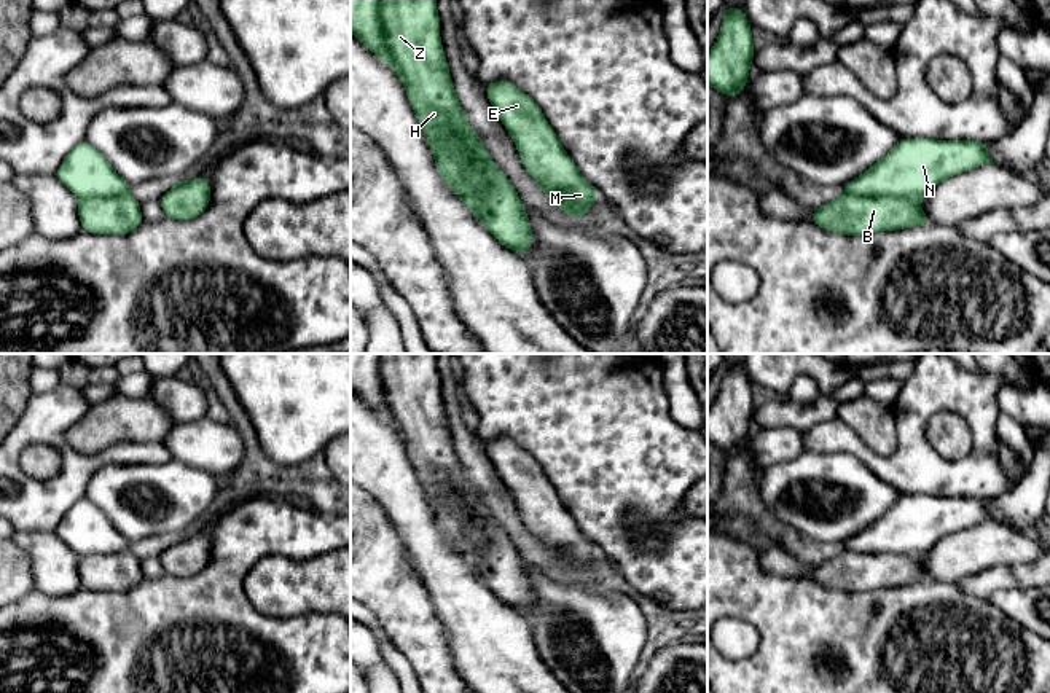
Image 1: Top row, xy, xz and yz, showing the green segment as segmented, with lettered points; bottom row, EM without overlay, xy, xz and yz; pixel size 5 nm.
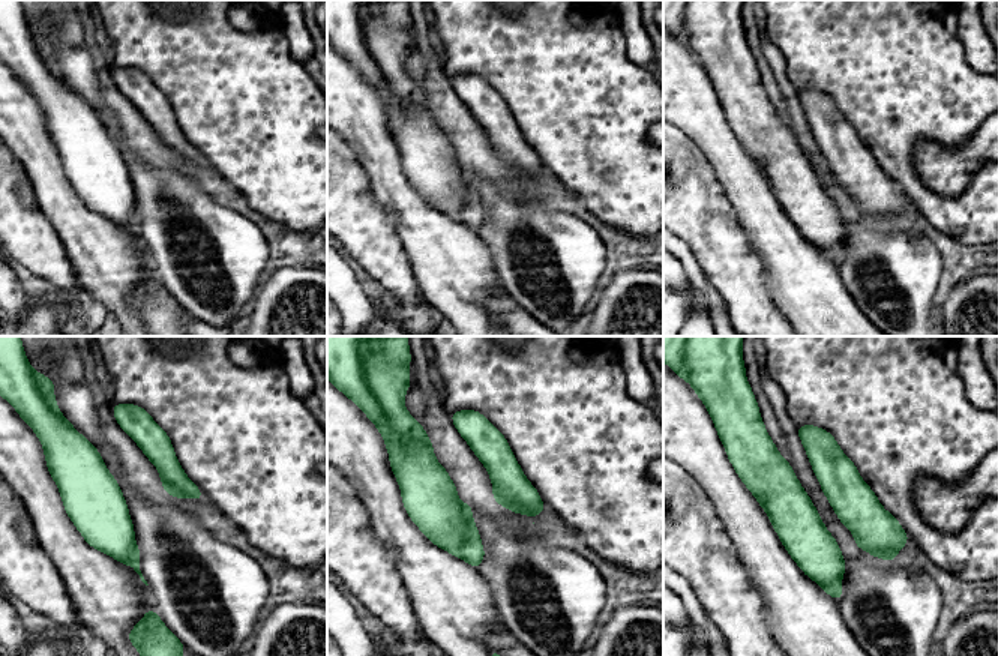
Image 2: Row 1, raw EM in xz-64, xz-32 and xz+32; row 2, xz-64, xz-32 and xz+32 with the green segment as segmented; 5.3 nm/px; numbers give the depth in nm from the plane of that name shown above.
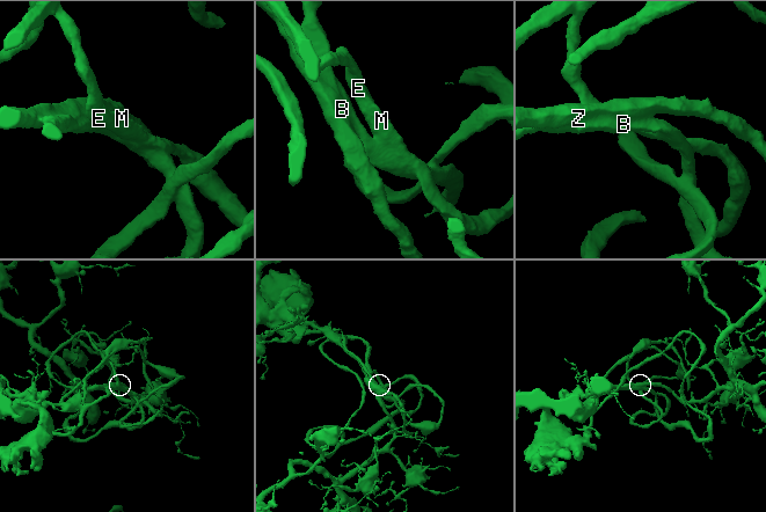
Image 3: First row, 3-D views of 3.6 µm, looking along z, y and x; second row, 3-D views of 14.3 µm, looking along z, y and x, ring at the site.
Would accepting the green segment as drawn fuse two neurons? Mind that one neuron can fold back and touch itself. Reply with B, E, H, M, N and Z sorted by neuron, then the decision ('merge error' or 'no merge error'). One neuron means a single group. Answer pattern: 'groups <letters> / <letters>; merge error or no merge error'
groups B E H M Z / N; merge error

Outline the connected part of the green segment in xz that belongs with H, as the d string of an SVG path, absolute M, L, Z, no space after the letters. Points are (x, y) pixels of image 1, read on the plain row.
M381 354L379 378L384 401L425 494L438 499L453 492L467 505L472 515L470 535L476 542L476 567L481 572L483 583L503 604L524 615L524 610L534 601L526 564L508 534L492 519L481 494L472 486L459 460L441 401L437 354Z

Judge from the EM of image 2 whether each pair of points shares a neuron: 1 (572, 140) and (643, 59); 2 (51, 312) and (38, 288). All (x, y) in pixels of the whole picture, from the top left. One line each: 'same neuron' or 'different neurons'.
1: different neurons
2: same neuron

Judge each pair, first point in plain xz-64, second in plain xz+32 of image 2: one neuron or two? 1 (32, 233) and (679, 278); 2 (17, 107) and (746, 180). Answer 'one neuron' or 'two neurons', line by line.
1: two neurons
2: one neuron

